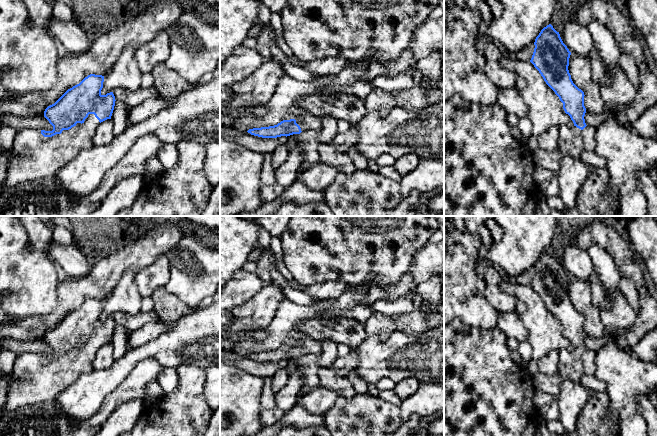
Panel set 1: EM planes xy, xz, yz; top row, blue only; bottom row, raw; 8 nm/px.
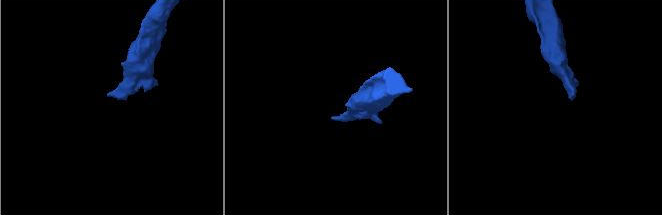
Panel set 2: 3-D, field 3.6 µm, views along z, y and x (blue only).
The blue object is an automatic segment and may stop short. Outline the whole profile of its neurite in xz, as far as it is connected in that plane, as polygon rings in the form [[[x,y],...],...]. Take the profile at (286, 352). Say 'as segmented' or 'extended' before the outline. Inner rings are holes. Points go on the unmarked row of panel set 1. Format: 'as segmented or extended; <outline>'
extended; [[[296,332],[291,335],[300,344],[283,344],[277,349],[261,352],[249,353],[247,356],[251,359],[262,362],[277,362],[281,360],[290,360],[300,358],[302,355],[319,354],[322,351],[321,343],[311,336],[302,332]]]

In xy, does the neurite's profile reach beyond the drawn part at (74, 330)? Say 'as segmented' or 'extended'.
extended

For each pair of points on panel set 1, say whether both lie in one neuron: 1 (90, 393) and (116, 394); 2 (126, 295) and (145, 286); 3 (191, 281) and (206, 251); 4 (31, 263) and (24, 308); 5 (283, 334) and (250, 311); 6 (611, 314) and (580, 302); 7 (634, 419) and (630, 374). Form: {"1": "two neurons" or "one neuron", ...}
{"1": "two neurons", "2": "two neurons", "3": "one neuron", "4": "one neuron", "5": "two neurons", "6": "two neurons", "7": "one neuron"}

